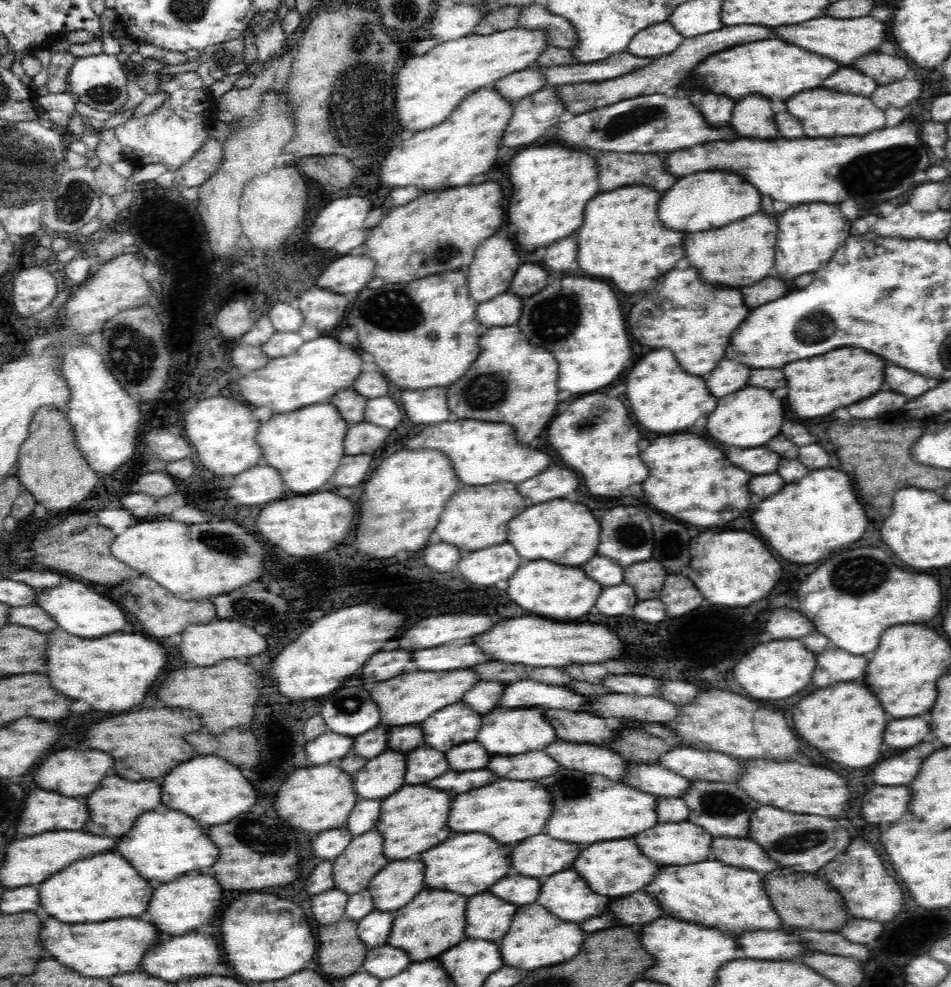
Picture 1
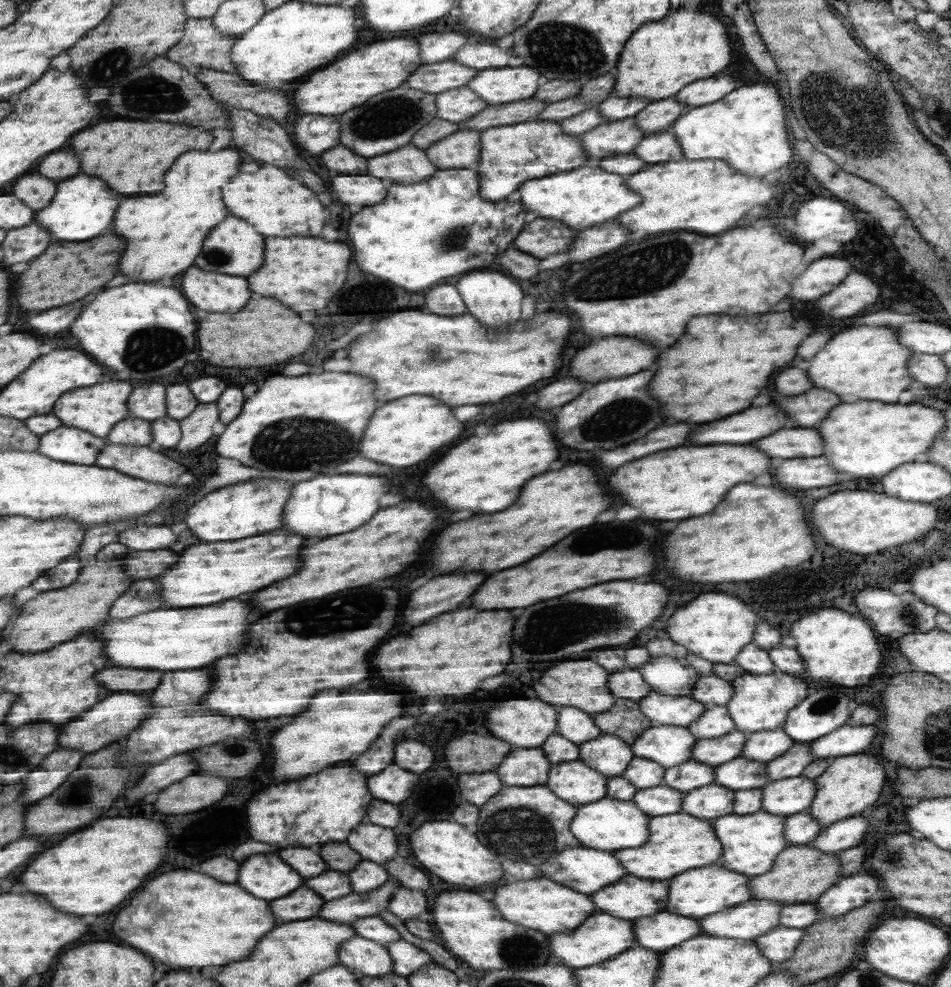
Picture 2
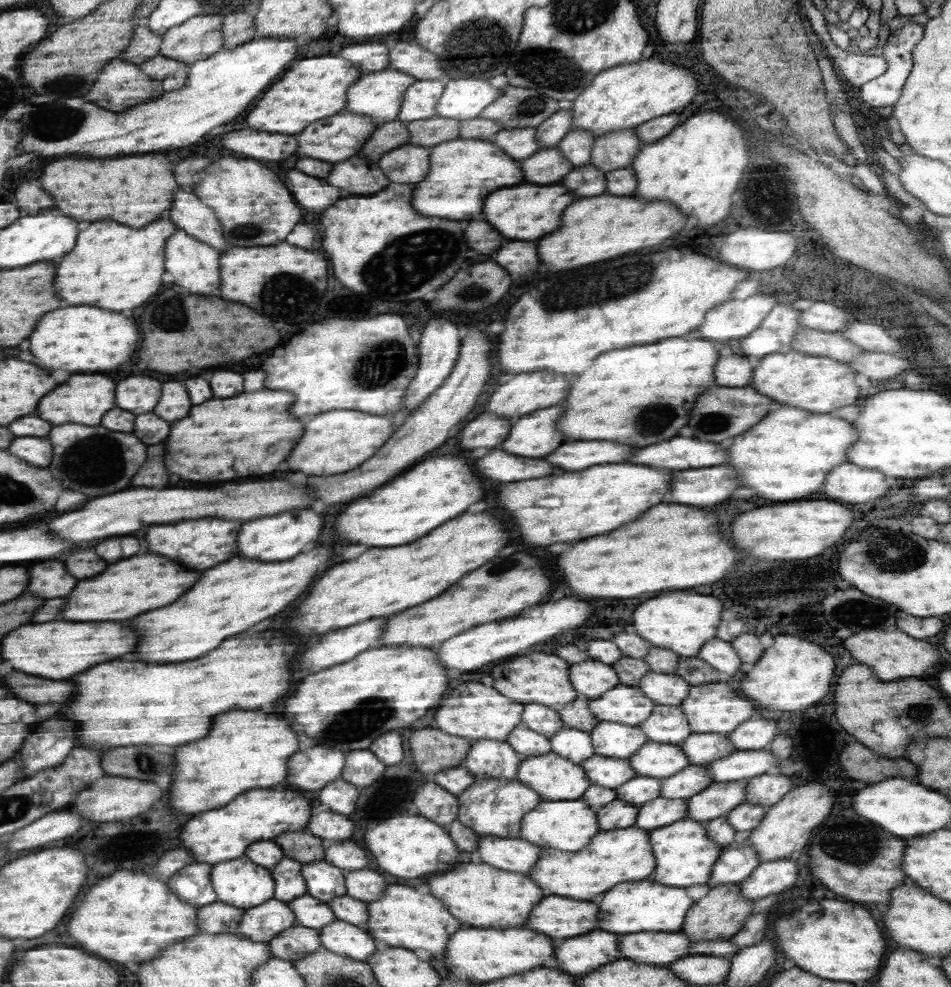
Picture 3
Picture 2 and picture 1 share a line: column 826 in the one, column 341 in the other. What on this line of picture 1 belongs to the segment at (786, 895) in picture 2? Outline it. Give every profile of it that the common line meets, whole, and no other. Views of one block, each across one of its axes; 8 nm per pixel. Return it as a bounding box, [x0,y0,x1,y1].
[334,829,388,896]

